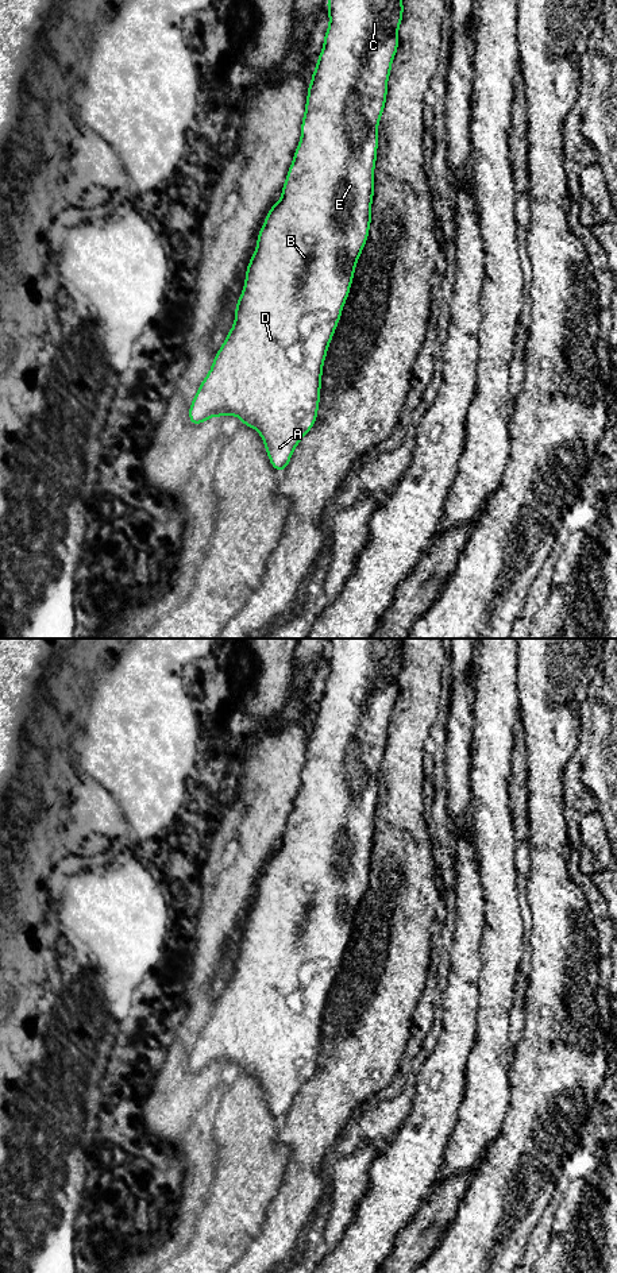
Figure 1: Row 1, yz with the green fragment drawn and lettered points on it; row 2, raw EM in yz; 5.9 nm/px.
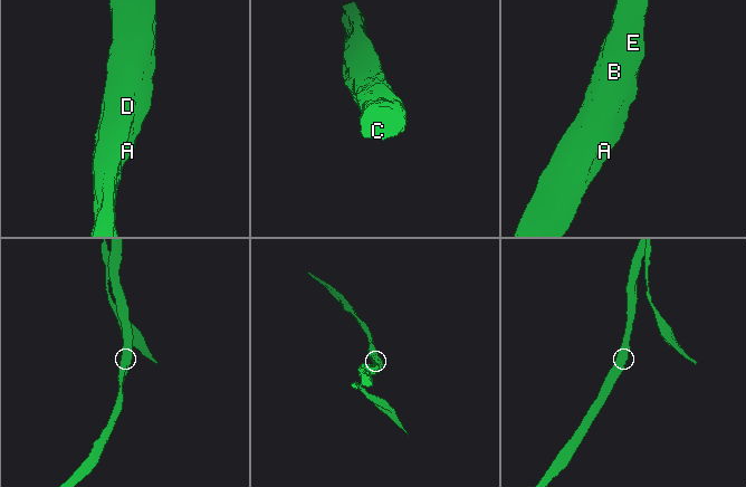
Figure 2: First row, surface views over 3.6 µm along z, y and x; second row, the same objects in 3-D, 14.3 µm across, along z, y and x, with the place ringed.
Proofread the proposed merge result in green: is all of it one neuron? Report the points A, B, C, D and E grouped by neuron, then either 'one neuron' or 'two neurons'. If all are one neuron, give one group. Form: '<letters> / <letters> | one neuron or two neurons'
A B C D E | one neuron

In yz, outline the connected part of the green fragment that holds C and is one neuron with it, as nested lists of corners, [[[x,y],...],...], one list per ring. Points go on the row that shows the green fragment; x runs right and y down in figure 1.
[[[328,0],[327,1],[329,24],[325,31],[323,50],[312,73],[305,103],[305,113],[301,121],[301,138],[293,155],[293,162],[281,190],[281,200],[271,205],[265,219],[265,225],[259,229],[257,238],[257,250],[252,252],[247,265],[246,281],[242,296],[235,306],[235,321],[232,329],[213,358],[212,367],[201,382],[193,402],[189,406],[189,423],[198,425],[216,416],[238,416],[242,425],[252,427],[262,437],[269,460],[275,471],[285,471],[294,448],[301,439],[312,429],[317,420],[320,404],[320,389],[323,364],[327,356],[328,346],[342,316],[344,302],[350,294],[354,279],[355,266],[366,246],[371,224],[371,202],[374,197],[374,167],[378,148],[378,124],[385,109],[387,96],[387,78],[392,73],[392,62],[398,50],[398,27],[402,22],[402,0]]]

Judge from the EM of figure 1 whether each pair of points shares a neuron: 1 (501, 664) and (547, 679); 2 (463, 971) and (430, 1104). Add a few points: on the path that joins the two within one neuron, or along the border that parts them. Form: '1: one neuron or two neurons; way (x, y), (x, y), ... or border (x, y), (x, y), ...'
1: two neurons; border (516, 652), (516, 693), (520, 701)
2: one neuron; way (461, 1005), (459, 1030), (444, 1071)

